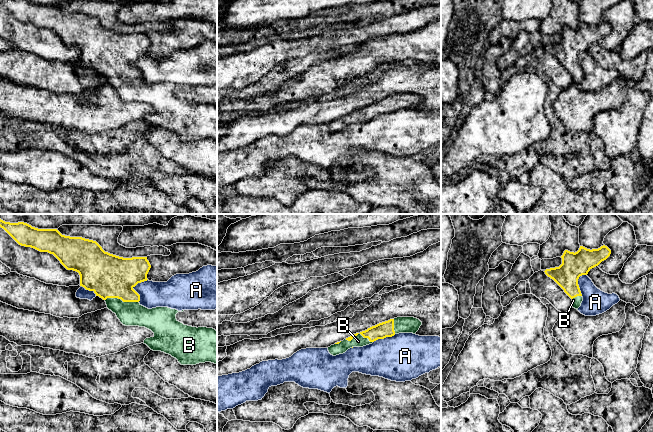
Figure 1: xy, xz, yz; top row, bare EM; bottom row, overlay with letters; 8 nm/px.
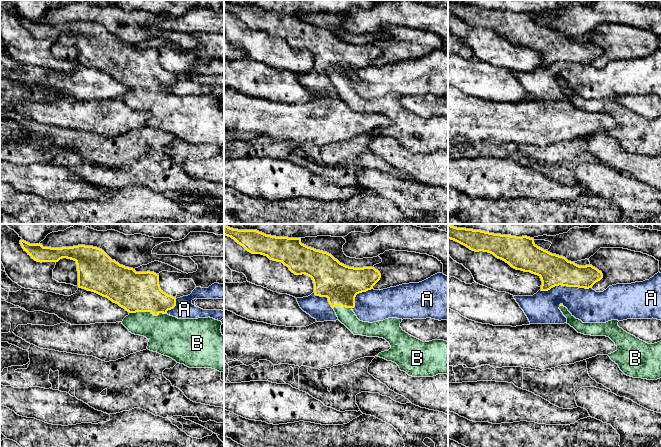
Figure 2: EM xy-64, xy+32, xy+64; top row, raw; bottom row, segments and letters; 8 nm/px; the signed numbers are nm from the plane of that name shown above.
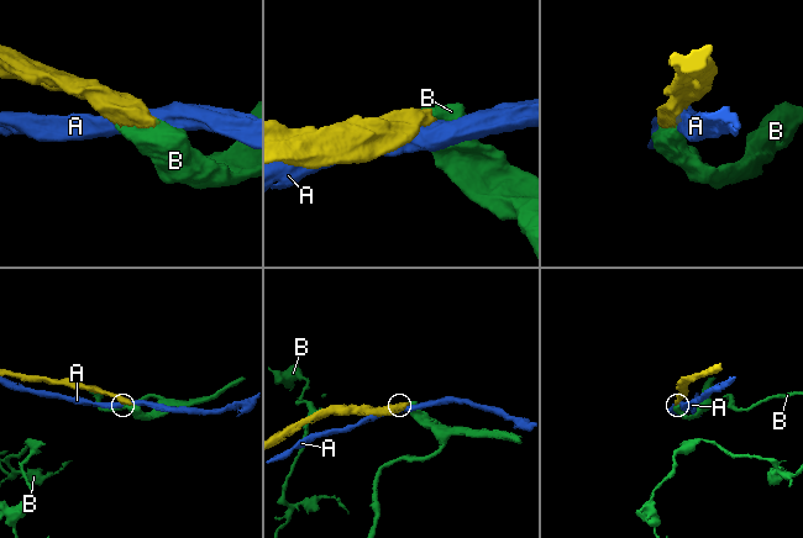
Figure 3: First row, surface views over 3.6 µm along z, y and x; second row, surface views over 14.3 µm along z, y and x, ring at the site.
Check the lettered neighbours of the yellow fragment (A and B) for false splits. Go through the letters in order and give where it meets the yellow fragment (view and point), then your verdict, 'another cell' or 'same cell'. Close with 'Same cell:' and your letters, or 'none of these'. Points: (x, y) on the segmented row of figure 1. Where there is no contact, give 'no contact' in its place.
A: xy (132, 288) | another cell
B: xy (122, 300) | same cell
Same cell: B

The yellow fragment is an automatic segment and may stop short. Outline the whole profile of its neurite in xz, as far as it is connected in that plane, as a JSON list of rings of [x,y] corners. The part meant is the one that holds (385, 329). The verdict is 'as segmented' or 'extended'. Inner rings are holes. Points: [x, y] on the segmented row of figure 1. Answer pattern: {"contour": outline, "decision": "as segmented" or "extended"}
{"contour": [[[397,317],[372,326],[360,333],[353,334],[343,341],[337,342],[334,345],[328,347],[328,351],[331,355],[336,356],[345,353],[350,348],[363,347],[372,344],[378,339],[392,337],[395,334],[415,334],[419,330],[421,325],[422,322],[417,318]]], "decision": "extended"}

